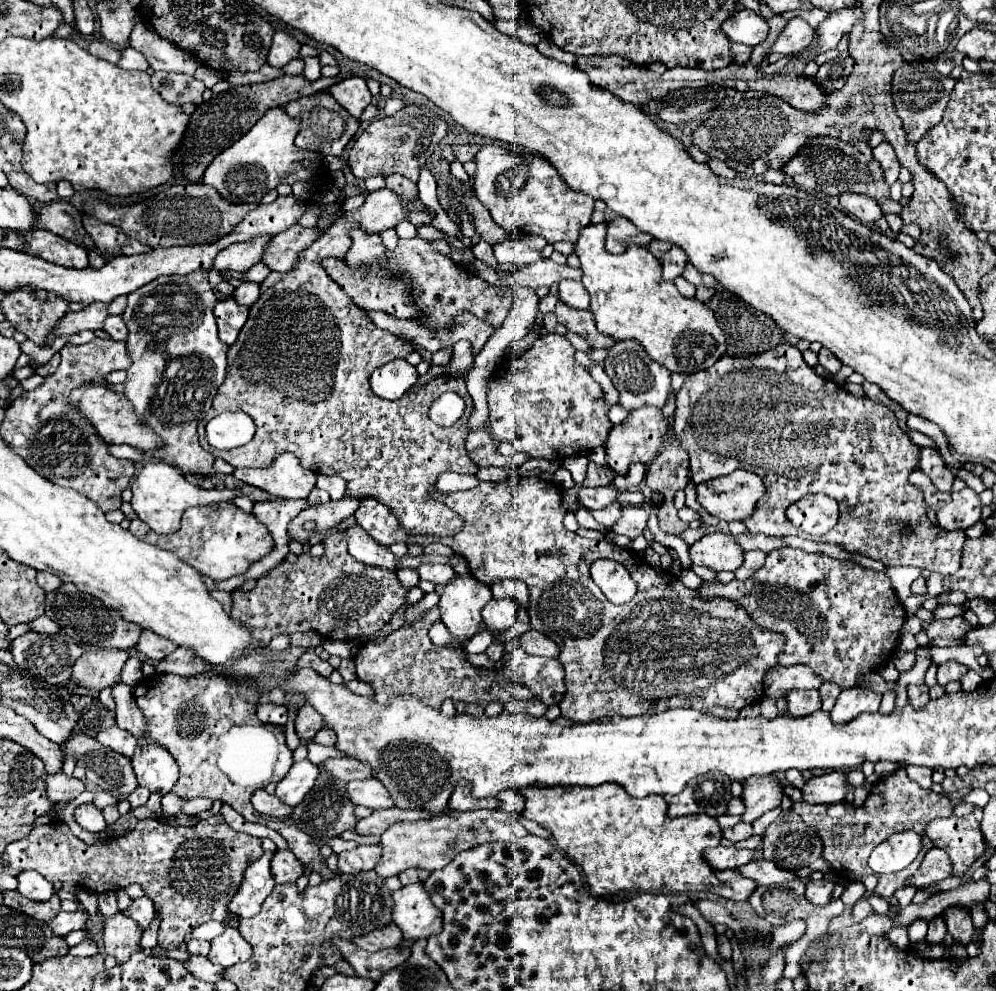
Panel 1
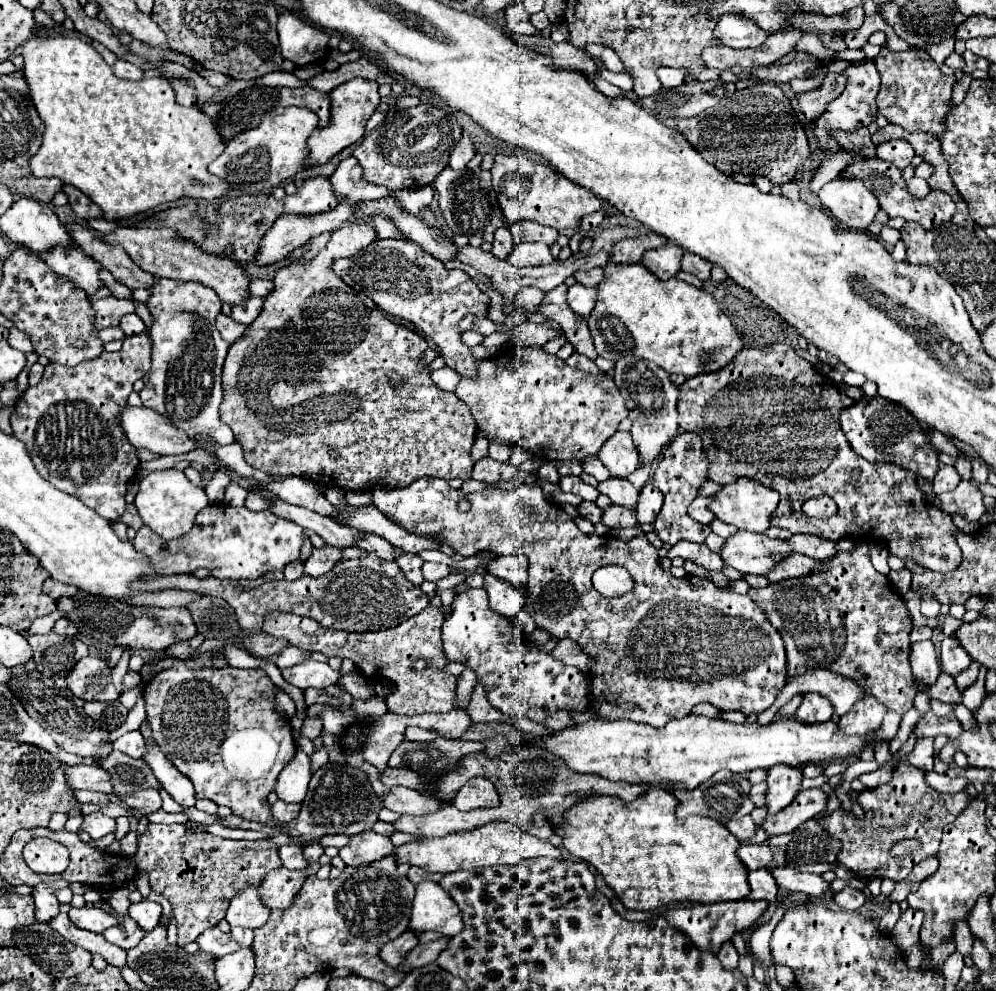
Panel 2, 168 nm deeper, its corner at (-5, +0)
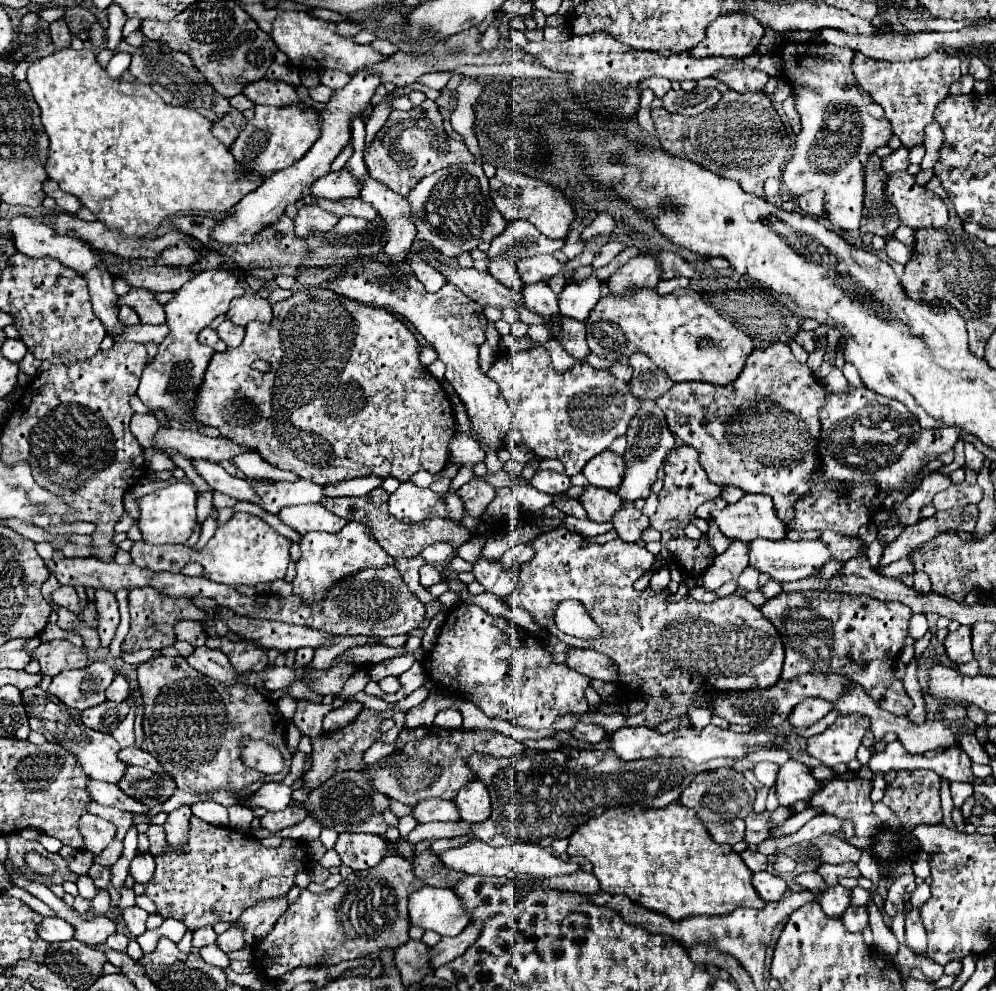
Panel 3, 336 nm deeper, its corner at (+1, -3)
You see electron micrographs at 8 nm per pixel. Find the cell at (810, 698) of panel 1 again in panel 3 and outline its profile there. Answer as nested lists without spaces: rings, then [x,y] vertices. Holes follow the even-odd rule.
[[[806,698],[804,702],[800,702],[792,714],[790,714],[790,724],[794,728],[808,728],[814,722],[818,722],[820,718],[824,718],[830,710],[832,710],[832,702],[826,702],[822,698]]]

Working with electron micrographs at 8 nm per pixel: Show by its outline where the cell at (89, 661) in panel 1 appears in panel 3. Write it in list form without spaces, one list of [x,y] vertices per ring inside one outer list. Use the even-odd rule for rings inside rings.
[[[92,662],[80,670],[62,670],[56,674],[48,692],[66,706],[82,712],[106,700],[104,692],[112,684],[114,676],[116,670],[108,662]]]

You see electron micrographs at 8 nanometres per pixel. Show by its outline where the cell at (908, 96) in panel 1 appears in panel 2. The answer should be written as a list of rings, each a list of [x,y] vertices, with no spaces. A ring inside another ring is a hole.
[[[968,73],[956,81],[954,91],[952,91],[952,99],[954,99],[956,105],[964,101],[964,97],[966,97],[966,93],[968,93],[968,89],[970,89],[970,83],[972,83],[972,75],[968,75]]]

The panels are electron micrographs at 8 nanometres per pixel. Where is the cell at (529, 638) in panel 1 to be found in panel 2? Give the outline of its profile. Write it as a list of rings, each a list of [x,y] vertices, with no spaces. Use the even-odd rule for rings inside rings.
[[[562,639],[562,641],[558,641],[558,645],[554,647],[554,651],[552,651],[552,657],[554,659],[558,659],[558,661],[562,661],[564,665],[574,665],[574,667],[578,667],[578,669],[590,669],[592,665],[594,665],[594,659],[590,659],[582,649],[580,649],[580,645],[576,643],[576,641],[572,641],[572,639]]]

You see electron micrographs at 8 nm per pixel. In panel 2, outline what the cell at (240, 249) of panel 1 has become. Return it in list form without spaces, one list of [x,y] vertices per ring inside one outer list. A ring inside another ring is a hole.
[[[340,203],[336,209],[332,211],[326,211],[324,215],[282,215],[278,217],[278,221],[274,223],[274,227],[264,235],[262,239],[262,245],[260,245],[260,253],[258,257],[252,261],[254,265],[268,265],[268,263],[276,263],[276,261],[282,261],[288,253],[292,253],[296,247],[308,243],[308,239],[312,237],[318,237],[322,233],[332,233],[336,229],[340,229],[346,221],[352,219],[352,213],[354,213],[354,207],[348,205],[348,203]]]

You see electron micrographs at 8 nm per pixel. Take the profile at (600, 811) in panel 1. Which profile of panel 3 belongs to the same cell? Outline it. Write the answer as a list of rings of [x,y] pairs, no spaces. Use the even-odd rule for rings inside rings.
[[[674,802],[674,804],[666,806],[666,808],[646,808],[646,806],[636,806],[636,804],[634,804],[634,806],[622,804],[622,806],[606,808],[600,816],[590,818],[588,822],[584,822],[582,826],[578,826],[578,828],[572,832],[572,836],[568,838],[568,850],[566,850],[566,852],[568,852],[568,856],[586,856],[586,858],[592,862],[594,874],[596,874],[596,878],[598,878],[598,882],[600,882],[600,888],[602,888],[604,892],[624,894],[624,896],[628,896],[634,904],[640,904],[640,906],[644,906],[644,908],[648,908],[648,910],[652,910],[652,912],[664,914],[664,916],[668,916],[668,918],[672,918],[672,920],[686,918],[686,916],[692,916],[692,914],[720,916],[720,914],[732,912],[732,910],[738,908],[738,906],[752,906],[752,908],[762,908],[762,906],[764,906],[764,900],[762,900],[762,898],[756,894],[756,890],[752,888],[752,882],[750,882],[752,872],[746,870],[746,864],[742,862],[742,858],[738,856],[738,852],[734,852],[732,846],[714,842],[714,840],[710,838],[708,830],[704,828],[704,824],[700,824],[696,812],[690,810],[690,808],[686,808],[686,806],[682,806],[680,802]]]

